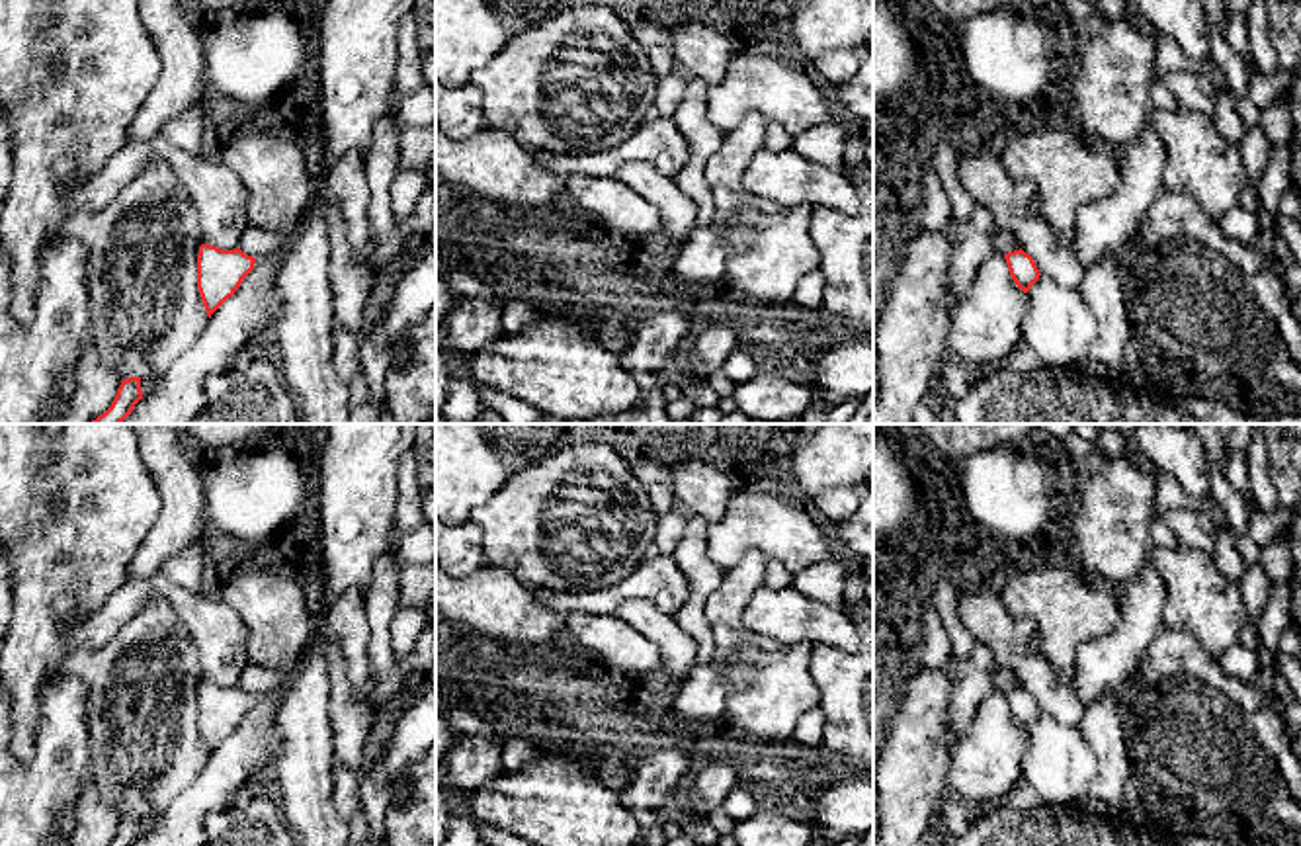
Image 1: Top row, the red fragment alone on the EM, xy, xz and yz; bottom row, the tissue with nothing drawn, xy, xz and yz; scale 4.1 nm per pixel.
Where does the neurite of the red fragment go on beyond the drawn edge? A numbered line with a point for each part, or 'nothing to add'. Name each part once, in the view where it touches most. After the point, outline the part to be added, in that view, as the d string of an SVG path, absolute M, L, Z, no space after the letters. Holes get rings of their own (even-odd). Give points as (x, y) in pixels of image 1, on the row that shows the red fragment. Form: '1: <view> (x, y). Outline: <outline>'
nothing to add

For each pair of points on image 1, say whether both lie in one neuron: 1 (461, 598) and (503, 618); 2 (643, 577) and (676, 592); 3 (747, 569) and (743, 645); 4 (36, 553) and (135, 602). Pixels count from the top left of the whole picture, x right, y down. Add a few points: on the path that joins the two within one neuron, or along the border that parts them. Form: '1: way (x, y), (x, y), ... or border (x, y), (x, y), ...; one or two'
1: way (471, 600), (485, 600), (493, 608); one
2: way (651, 581), (659, 581), (669, 589); one
3: way (737, 589), (733, 594), (733, 626); one
4: border (125, 583), (94, 610), (73, 614); two

